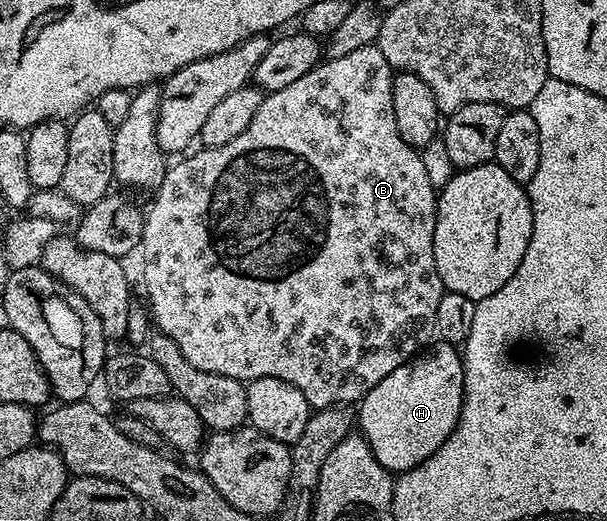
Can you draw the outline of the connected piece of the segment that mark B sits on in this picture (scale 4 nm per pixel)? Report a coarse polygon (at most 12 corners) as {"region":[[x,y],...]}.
{"region":[[375,44],[146,209],[198,371],[359,403],[433,340],[438,191]]}

